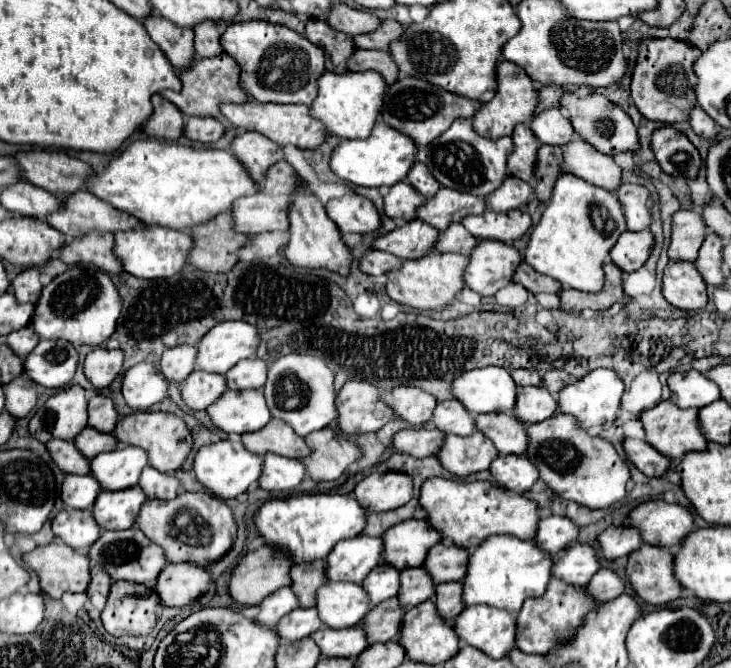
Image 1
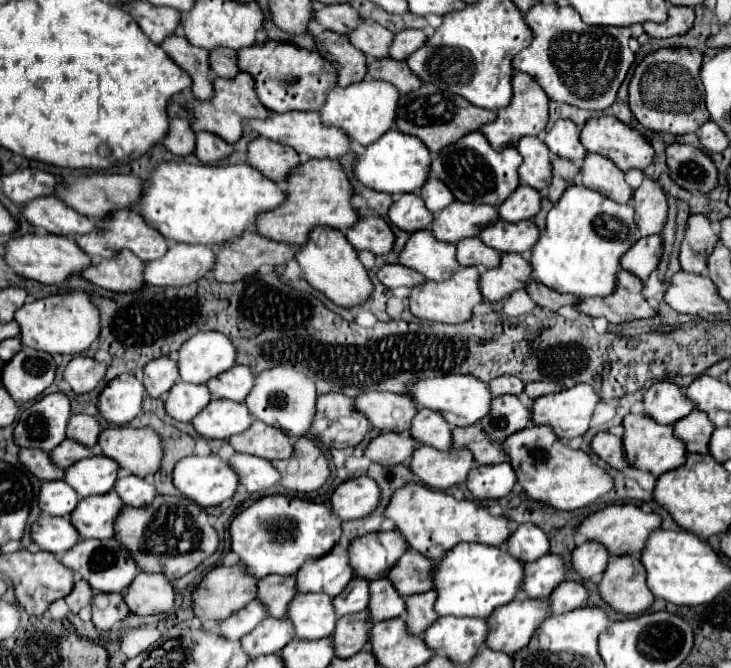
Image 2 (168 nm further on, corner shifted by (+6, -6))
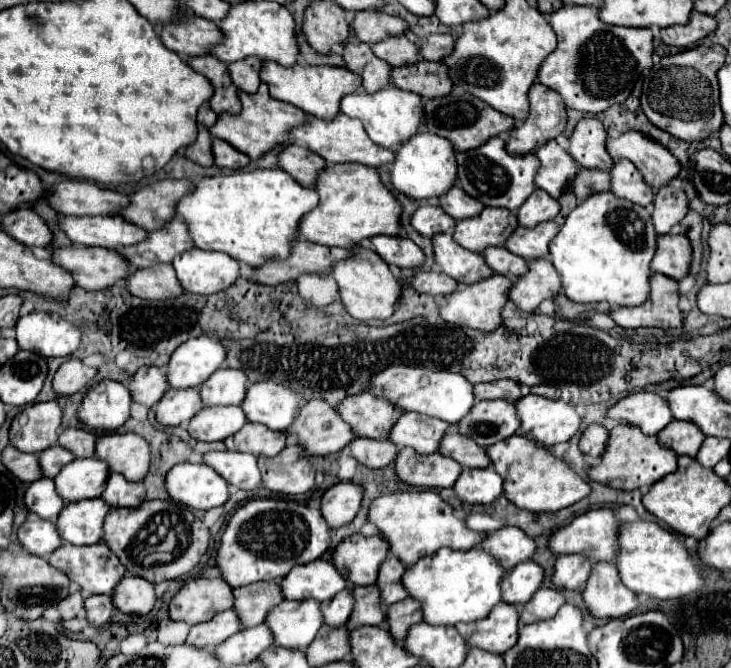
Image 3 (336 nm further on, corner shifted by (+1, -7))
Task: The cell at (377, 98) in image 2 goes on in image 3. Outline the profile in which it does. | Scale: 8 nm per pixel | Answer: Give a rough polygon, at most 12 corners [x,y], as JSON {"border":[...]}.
{"border":[[388,85],[354,91],[340,111],[380,147],[422,123],[422,97]]}

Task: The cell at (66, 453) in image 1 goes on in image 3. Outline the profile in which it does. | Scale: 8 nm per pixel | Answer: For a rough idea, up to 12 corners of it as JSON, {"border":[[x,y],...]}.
{"border":[[10,445],[2,461],[26,483],[44,477],[34,453],[20,453]]}

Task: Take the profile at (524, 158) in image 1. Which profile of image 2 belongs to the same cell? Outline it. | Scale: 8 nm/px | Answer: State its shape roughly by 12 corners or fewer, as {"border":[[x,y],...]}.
{"border":[[537,136],[517,144],[519,180],[535,190],[551,182],[551,150]]}

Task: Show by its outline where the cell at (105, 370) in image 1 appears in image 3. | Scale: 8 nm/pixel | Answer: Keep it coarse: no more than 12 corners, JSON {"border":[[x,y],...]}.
{"border":[[68,359],[54,377],[58,395],[86,389],[96,369]]}

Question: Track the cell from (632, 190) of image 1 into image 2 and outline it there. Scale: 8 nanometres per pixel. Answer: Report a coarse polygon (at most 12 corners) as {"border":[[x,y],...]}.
{"border":[[645,178],[633,194],[639,234],[659,234],[667,222],[667,194]]}

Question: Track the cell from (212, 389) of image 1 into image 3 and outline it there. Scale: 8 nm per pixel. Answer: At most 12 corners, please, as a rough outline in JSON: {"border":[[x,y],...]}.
{"border":[[168,389],[156,405],[162,425],[186,425],[202,407],[198,389]]}

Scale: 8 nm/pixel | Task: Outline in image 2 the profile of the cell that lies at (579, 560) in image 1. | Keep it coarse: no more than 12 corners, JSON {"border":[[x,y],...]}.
{"border":[[547,554],[525,564],[521,592],[545,598],[565,580],[565,564]]}

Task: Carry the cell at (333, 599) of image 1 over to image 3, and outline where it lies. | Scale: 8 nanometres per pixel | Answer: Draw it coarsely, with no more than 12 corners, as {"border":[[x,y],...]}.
{"border":[[284,599],[266,623],[276,645],[304,651],[324,625],[316,599]]}

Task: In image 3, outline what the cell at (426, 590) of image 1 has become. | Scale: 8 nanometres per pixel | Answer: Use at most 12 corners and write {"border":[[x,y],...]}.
{"border":[[376,585],[354,587],[348,629],[384,623]]}

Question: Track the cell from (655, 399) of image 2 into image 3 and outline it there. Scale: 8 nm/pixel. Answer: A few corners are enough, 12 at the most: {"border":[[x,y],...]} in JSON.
{"border":[[630,393],[608,411],[616,423],[660,433],[674,419],[666,395]]}

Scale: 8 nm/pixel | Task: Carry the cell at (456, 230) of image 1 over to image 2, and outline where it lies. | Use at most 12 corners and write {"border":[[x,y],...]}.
{"border":[[479,238],[457,244],[461,266],[497,268],[501,252]]}

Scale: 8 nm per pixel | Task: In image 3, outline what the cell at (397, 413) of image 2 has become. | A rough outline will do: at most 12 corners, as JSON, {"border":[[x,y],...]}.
{"border":[[368,391],[338,405],[358,437],[388,439],[404,413]]}

